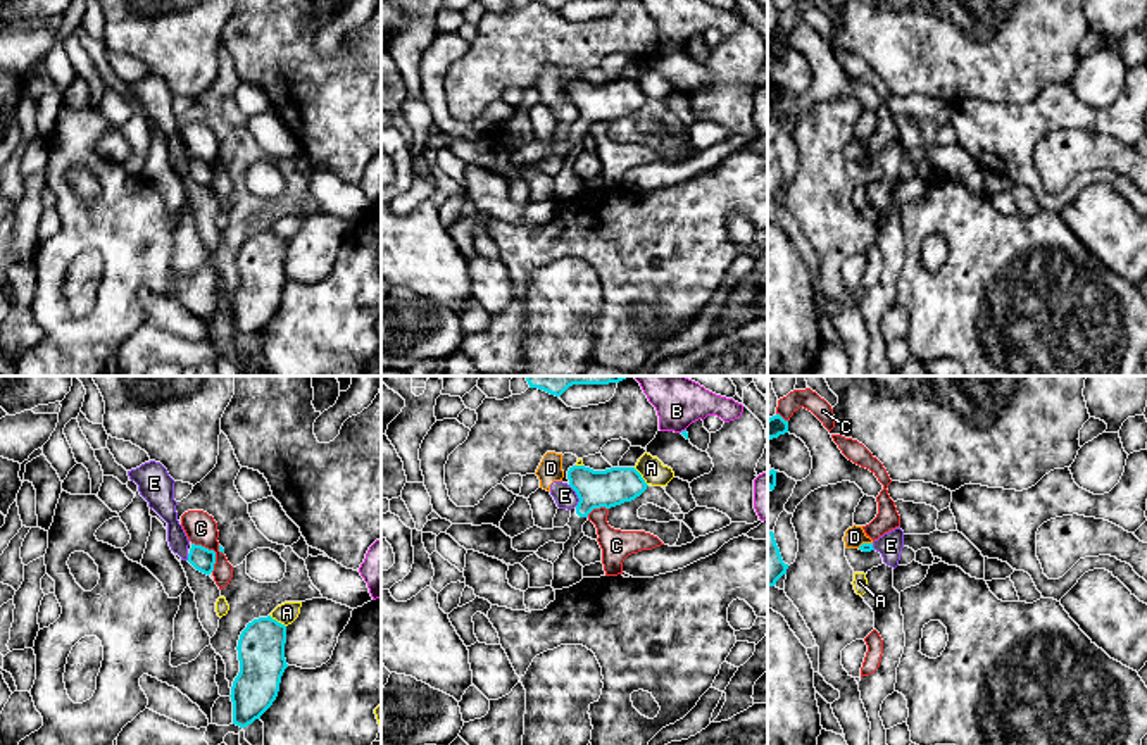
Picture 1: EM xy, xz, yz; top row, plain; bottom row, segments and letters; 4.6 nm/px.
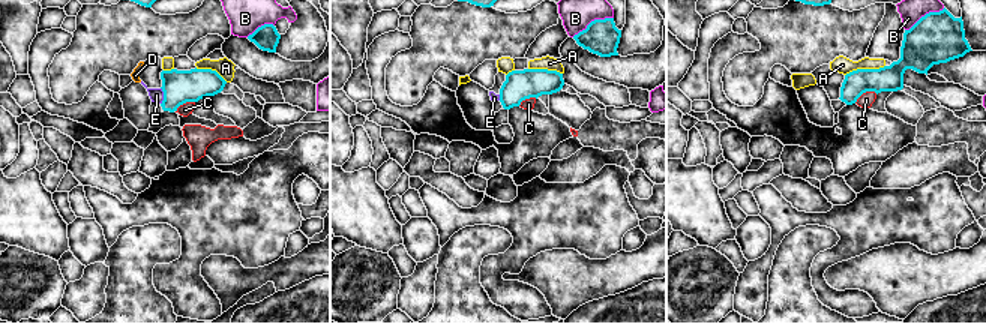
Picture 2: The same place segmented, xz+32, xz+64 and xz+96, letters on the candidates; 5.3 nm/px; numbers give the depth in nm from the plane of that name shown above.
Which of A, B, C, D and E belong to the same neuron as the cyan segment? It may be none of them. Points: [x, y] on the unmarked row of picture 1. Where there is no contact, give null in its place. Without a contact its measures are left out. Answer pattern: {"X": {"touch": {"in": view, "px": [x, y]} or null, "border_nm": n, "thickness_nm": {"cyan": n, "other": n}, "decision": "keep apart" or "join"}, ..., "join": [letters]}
{"A": {"touch": {"in": "xz", "px": [640, 90]}, "border_nm": 110, "thickness_nm": {"cyan": 180, "other": 110}, "decision": "keep apart"}, "B": {"touch": {"in": "xz", "px": [682, 45]}, "border_nm": 40, "thickness_nm": {"cyan": 20, "other": 190}, "decision": "keep apart"}, "C": {"touch": {"in": "xy", "px": [213, 164]}, "border_nm": 170, "thickness_nm": {"cyan": 110, "other": 150}, "decision": "keep apart"}, "D": {"touch": {"in": "yz", "px": [864, 157]}, "border_nm": 80, "thickness_nm": {"cyan": 50, "other": 100}, "decision": "keep apart"}, "E": {"touch": {"in": "xz", "px": [576, 107]}, "border_nm": 110, "thickness_nm": {"cyan": 180, "other": 100}, "decision": "keep apart"}, "join": []}

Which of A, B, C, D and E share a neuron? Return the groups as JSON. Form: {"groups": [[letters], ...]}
{"groups": [["A"], ["B"], ["C"], ["D", "E"]]}

